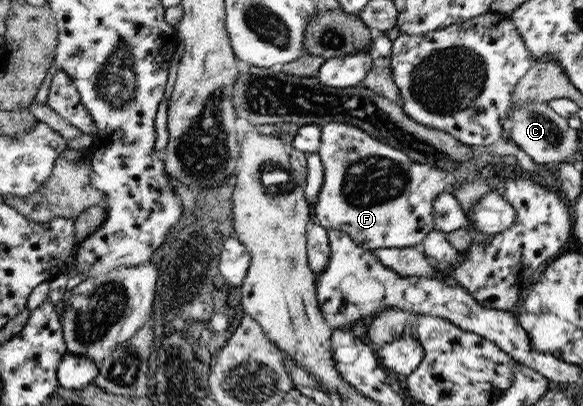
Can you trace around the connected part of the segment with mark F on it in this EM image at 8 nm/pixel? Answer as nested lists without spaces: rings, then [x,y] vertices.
[[[329,122],[328,124],[321,127],[321,141],[319,146],[319,152],[321,161],[324,165],[324,176],[323,176],[323,185],[321,186],[319,195],[315,200],[314,205],[314,216],[316,223],[327,230],[338,229],[346,234],[350,235],[350,238],[362,248],[370,249],[374,252],[377,248],[404,248],[408,246],[421,246],[425,236],[434,231],[434,213],[433,213],[433,202],[436,196],[441,192],[449,192],[453,194],[453,190],[460,184],[465,183],[466,181],[476,181],[474,174],[477,170],[475,167],[475,162],[473,160],[467,160],[463,162],[457,170],[442,170],[440,168],[435,168],[435,166],[430,166],[429,164],[419,164],[414,162],[409,156],[406,156],[406,153],[403,153],[401,150],[394,148],[388,144],[380,142],[378,139],[372,138],[369,134],[366,134],[363,130],[356,126],[350,124]]]

